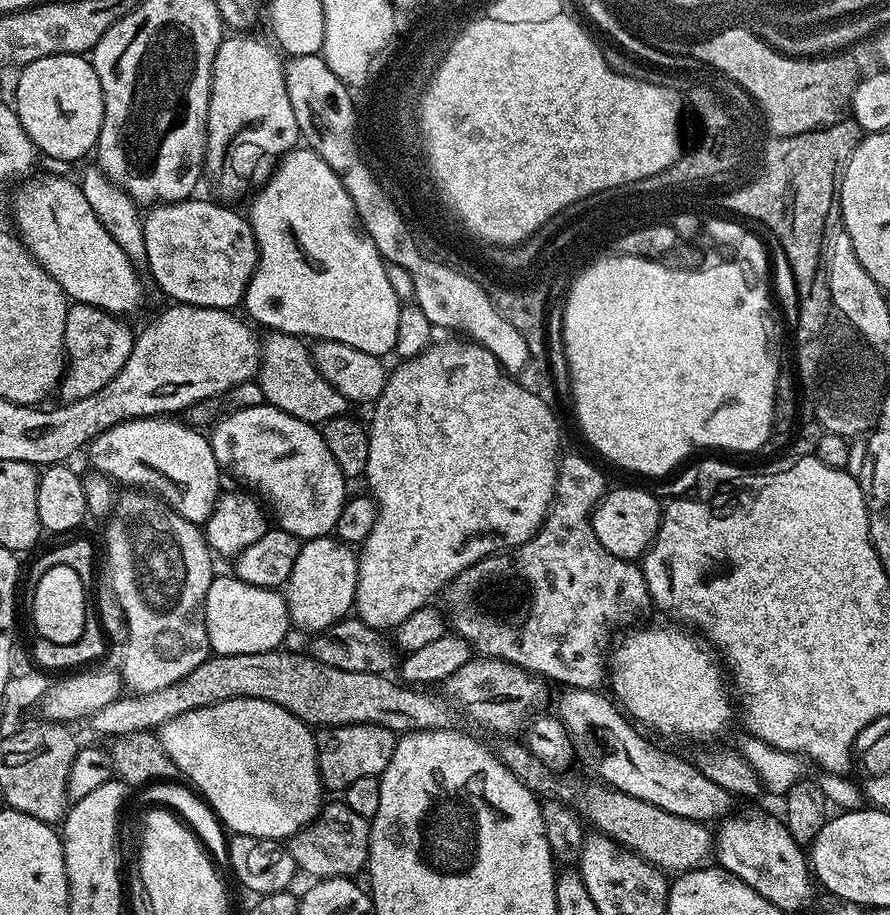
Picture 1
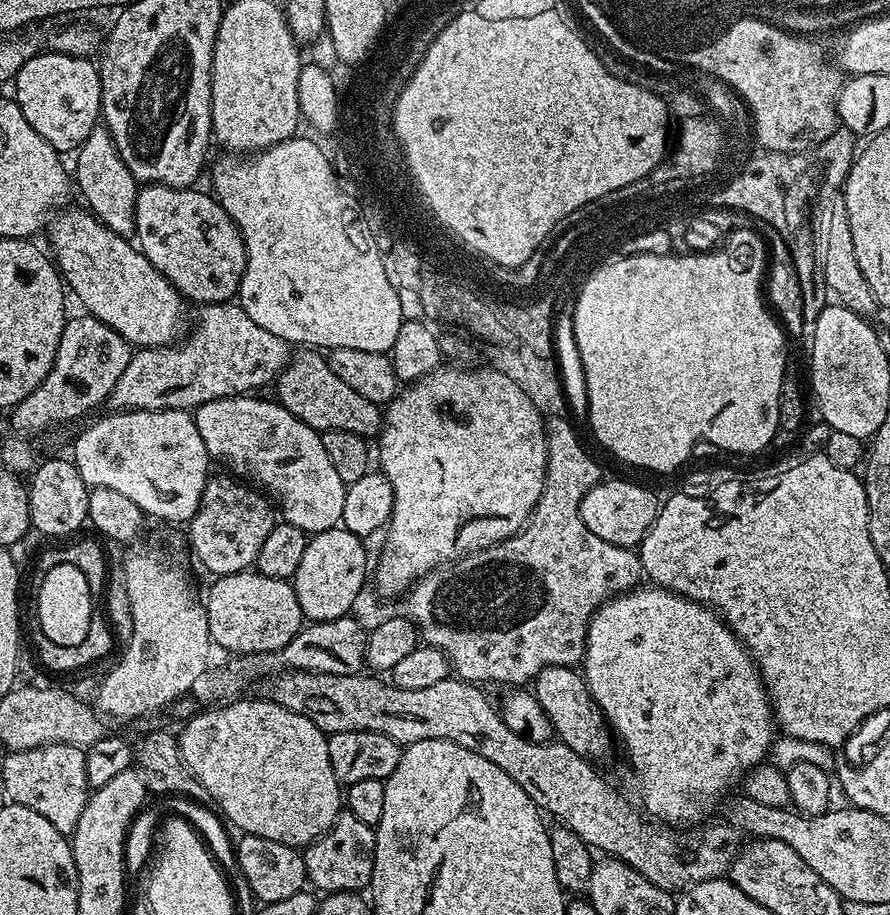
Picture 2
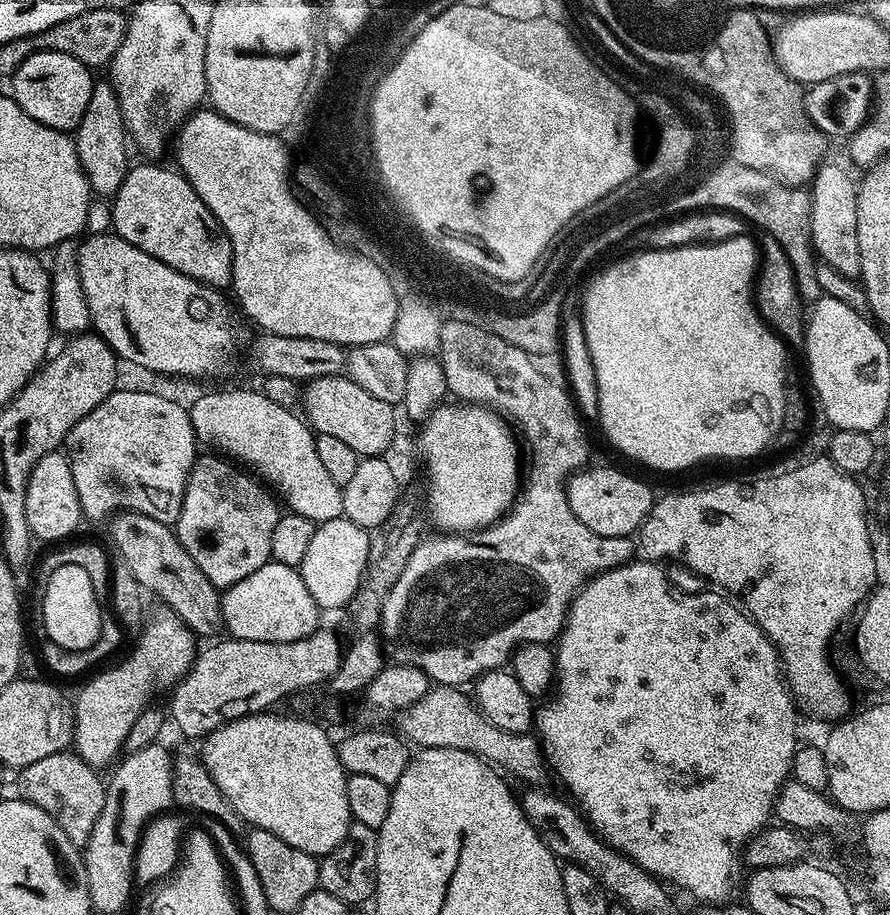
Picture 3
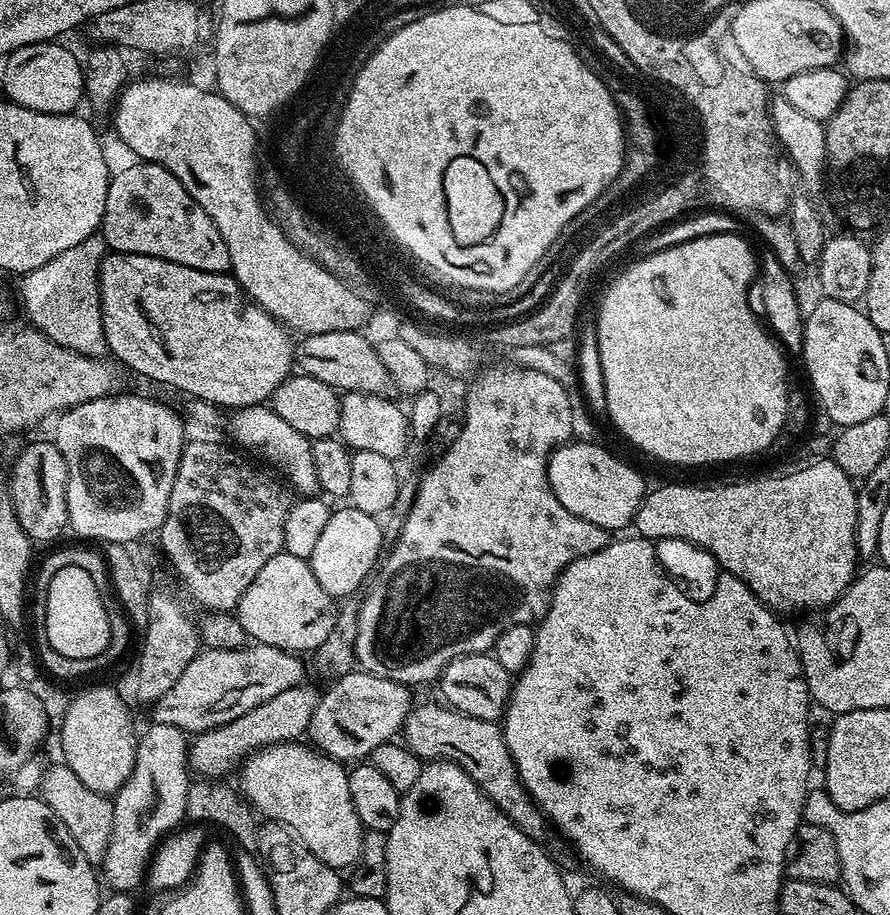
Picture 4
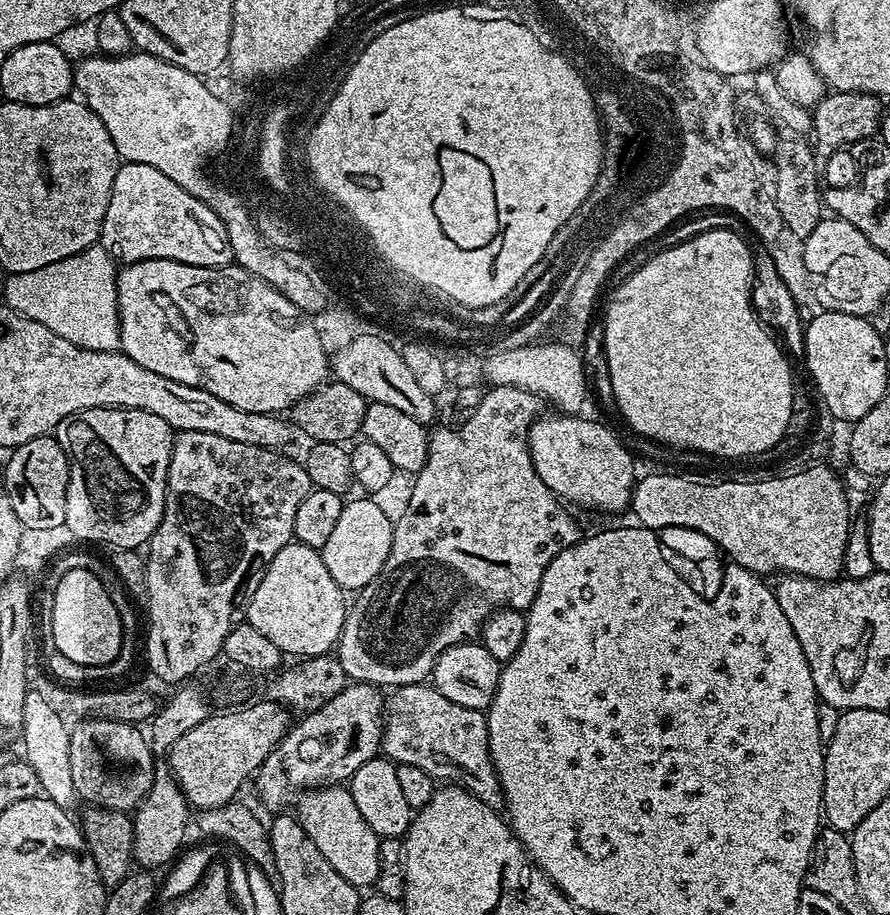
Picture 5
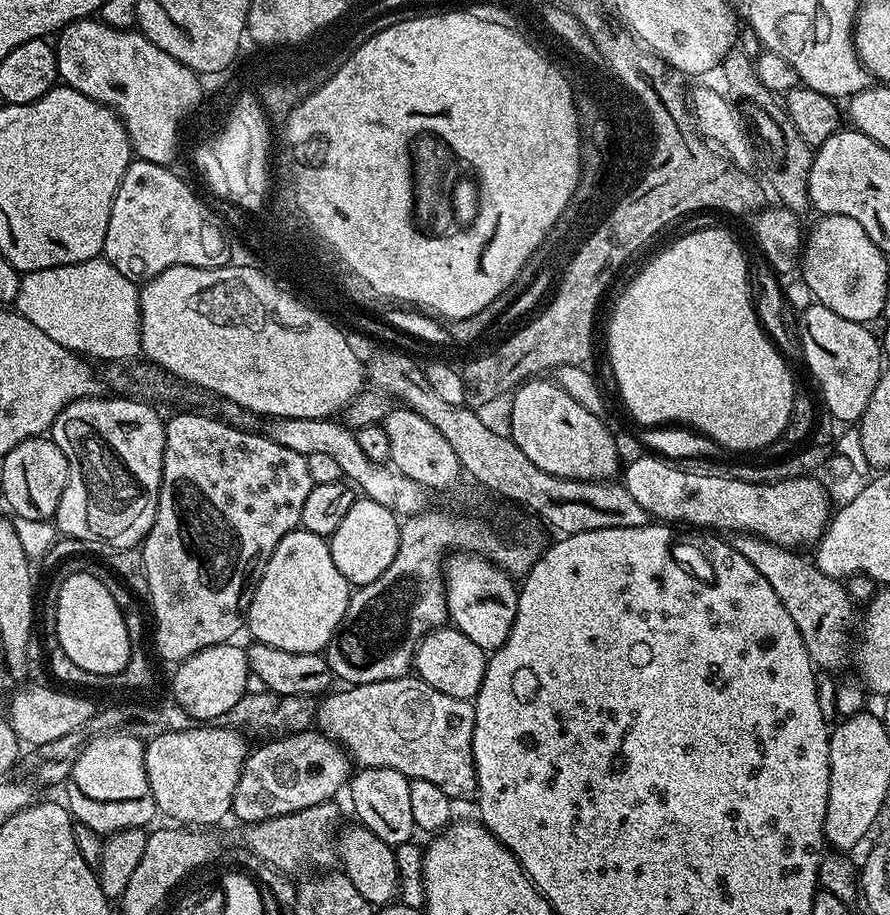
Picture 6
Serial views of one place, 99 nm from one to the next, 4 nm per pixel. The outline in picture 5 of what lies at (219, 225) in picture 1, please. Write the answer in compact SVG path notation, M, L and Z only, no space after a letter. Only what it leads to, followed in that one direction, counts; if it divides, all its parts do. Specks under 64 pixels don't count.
M121 163L116 172L114 186L110 194L110 206L106 206L106 218L102 222L99 243L112 255L112 259L121 265L133 264L139 260L173 260L190 266L203 268L227 268L233 263L230 250L230 238L226 234L226 226L194 194L182 190L178 182L166 178L162 170L154 170L154 166Z

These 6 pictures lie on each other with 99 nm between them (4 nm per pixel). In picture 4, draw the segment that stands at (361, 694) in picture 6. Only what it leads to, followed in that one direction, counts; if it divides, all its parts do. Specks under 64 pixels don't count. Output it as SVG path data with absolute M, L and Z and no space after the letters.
M417 703L413 707L402 729L402 740L406 747L421 761L449 760L451 764L466 770L481 792L500 807L502 814L506 814L514 826L521 828L532 840L544 842L550 832L548 817L524 788L514 758L504 741L503 727L495 720L467 716L440 704Z

